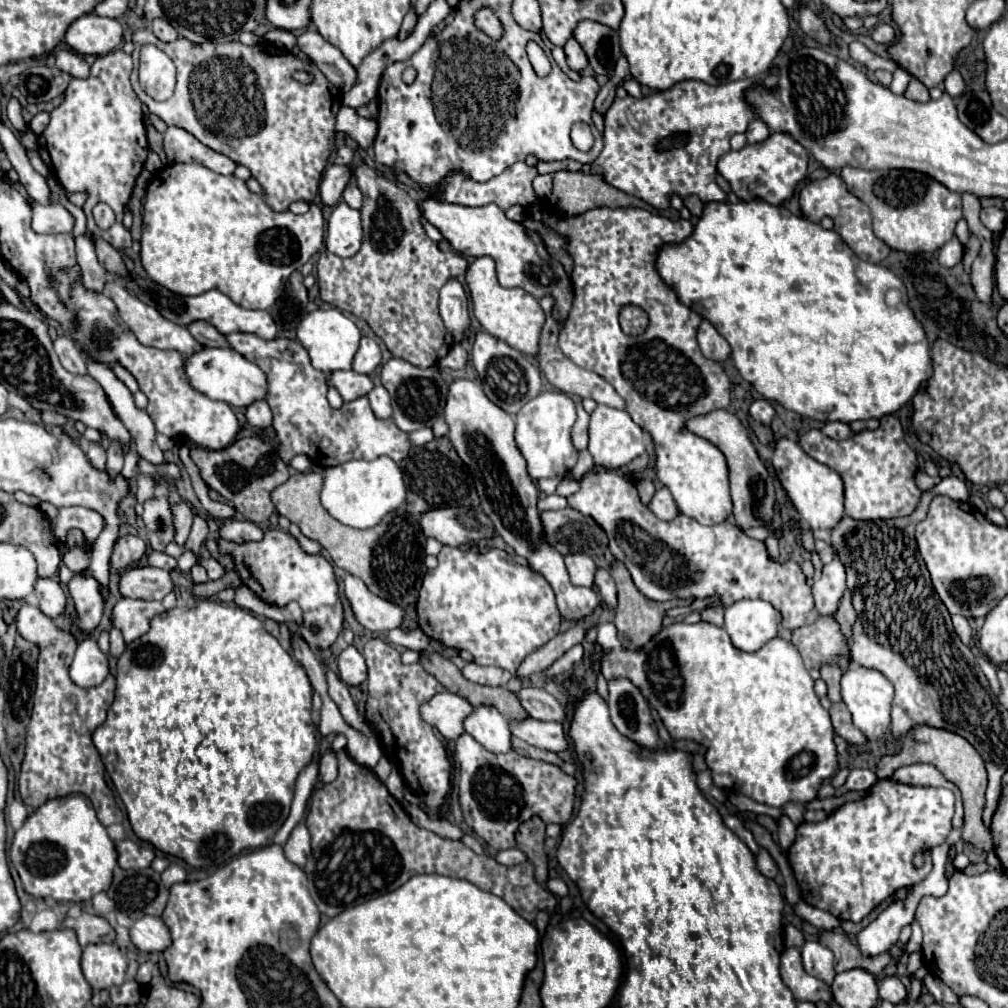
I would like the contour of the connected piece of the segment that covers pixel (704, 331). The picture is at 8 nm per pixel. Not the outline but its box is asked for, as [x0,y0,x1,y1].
[697,321,729,361]

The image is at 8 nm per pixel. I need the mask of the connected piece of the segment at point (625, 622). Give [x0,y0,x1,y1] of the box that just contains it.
[611,561,691,649]

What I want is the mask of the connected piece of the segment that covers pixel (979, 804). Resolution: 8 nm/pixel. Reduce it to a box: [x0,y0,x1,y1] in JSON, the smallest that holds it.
[875,727,993,853]

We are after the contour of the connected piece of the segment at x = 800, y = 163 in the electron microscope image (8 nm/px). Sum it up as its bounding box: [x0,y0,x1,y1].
[717,133,809,205]

